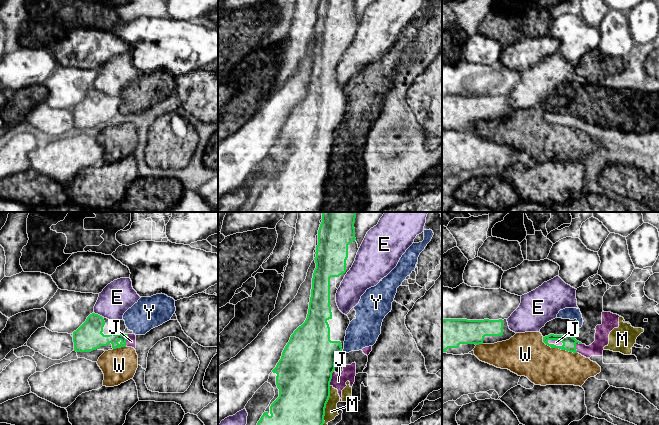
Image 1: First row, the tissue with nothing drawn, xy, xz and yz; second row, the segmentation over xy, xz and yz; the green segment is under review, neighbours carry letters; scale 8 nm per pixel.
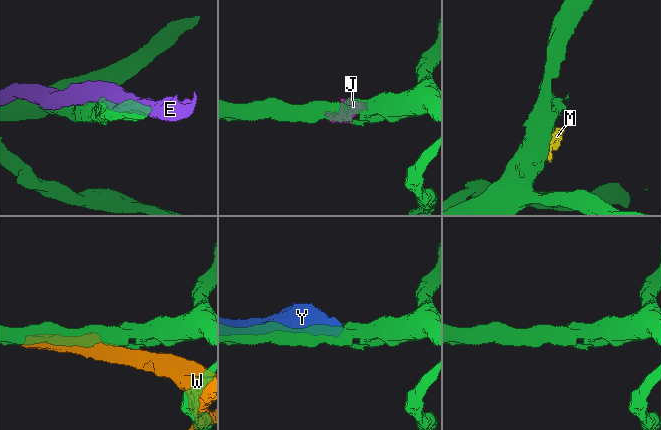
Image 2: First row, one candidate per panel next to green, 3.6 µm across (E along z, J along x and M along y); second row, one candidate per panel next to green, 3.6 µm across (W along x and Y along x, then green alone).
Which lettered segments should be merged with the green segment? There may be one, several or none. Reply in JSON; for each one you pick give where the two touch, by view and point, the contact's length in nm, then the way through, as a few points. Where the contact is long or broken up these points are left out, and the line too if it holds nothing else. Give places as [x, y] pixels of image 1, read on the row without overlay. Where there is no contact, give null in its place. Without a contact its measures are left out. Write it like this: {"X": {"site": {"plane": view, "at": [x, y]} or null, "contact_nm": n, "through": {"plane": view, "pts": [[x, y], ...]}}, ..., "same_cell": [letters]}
{"same_cell": []}

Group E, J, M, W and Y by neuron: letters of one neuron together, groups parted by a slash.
E / J M Y / W

